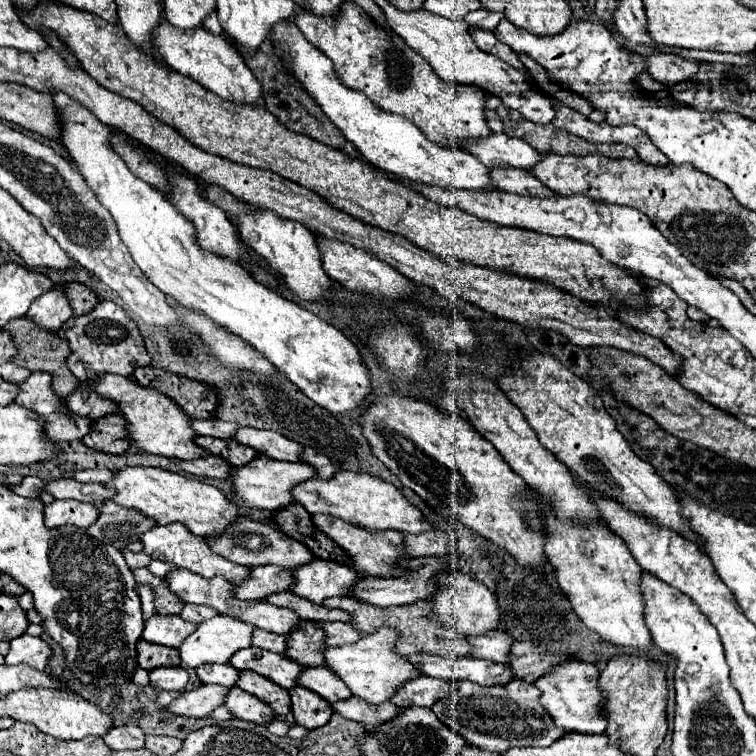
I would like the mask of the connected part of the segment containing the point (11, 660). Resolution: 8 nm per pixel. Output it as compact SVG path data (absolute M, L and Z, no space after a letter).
M25 634L25 636L13 638L9 644L11 644L11 650L5 656L5 664L29 664L37 670L45 670L51 650L41 638Z

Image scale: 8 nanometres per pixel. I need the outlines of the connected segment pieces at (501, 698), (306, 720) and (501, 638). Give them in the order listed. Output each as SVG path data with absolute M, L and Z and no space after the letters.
M509 680L501 686L477 686L473 682L449 682L453 692L437 700L431 710L441 722L445 722L453 732L461 734L469 744L477 748L487 748L491 752L503 752L513 746L549 746L563 732L549 720L549 714L539 704L541 692L533 684L523 680Z
M301 686L289 688L289 696L291 696L291 714L295 716L295 724L313 730L329 722L333 710L331 704L321 696Z
M491 630L483 636L467 636L467 642L473 648L473 658L485 658L507 664L507 654L513 640L509 640L509 636L505 636L505 632L501 630Z

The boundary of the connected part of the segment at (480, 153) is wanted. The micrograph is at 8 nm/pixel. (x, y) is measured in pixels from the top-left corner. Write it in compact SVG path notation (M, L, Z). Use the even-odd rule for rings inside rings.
M491 134L485 140L467 142L467 152L477 156L487 168L521 168L529 170L541 160L541 152L521 138L507 134Z

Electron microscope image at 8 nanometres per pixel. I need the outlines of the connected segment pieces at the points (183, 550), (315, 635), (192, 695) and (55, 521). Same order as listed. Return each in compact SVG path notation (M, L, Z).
M165 524L165 526L153 526L151 530L147 530L143 536L141 536L141 542L143 542L143 552L149 554L151 558L157 558L157 560L163 560L163 562L171 562L179 568L185 568L185 570L191 570L195 574L201 574L205 578L213 578L213 576L223 576L225 580L229 580L231 584L239 584L245 574L249 574L249 568L241 566L241 564L233 564L221 556L217 556L215 552L211 552L207 548L207 542L199 536L193 536L183 524Z
M301 622L301 626L293 628L287 636L285 656L303 668L321 666L325 658L321 656L325 648L325 636L321 628L313 626L315 622Z
M203 684L195 690L181 692L179 698L175 698L165 712L175 714L175 716L187 716L187 718L205 718L211 710L223 704L225 694L229 688L213 686L213 684Z
M53 500L49 506L45 506L45 524L49 528L59 526L77 526L77 528L89 528L99 516L99 510L89 502L77 502L77 500Z

